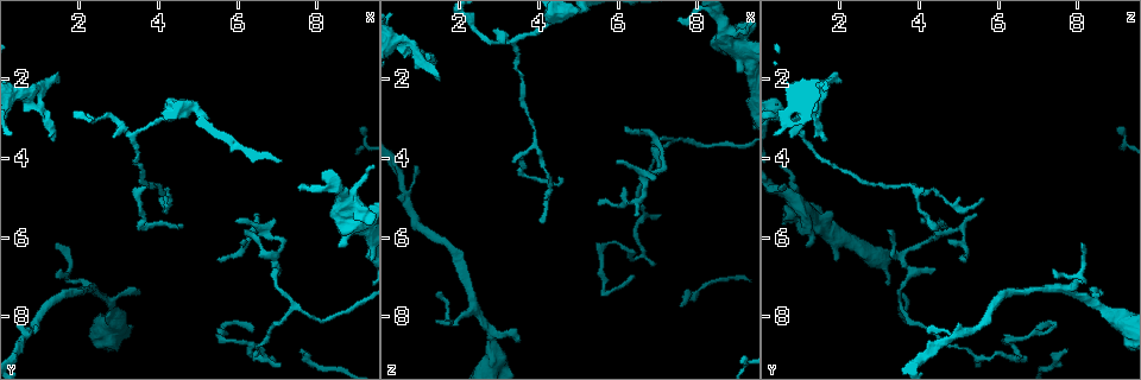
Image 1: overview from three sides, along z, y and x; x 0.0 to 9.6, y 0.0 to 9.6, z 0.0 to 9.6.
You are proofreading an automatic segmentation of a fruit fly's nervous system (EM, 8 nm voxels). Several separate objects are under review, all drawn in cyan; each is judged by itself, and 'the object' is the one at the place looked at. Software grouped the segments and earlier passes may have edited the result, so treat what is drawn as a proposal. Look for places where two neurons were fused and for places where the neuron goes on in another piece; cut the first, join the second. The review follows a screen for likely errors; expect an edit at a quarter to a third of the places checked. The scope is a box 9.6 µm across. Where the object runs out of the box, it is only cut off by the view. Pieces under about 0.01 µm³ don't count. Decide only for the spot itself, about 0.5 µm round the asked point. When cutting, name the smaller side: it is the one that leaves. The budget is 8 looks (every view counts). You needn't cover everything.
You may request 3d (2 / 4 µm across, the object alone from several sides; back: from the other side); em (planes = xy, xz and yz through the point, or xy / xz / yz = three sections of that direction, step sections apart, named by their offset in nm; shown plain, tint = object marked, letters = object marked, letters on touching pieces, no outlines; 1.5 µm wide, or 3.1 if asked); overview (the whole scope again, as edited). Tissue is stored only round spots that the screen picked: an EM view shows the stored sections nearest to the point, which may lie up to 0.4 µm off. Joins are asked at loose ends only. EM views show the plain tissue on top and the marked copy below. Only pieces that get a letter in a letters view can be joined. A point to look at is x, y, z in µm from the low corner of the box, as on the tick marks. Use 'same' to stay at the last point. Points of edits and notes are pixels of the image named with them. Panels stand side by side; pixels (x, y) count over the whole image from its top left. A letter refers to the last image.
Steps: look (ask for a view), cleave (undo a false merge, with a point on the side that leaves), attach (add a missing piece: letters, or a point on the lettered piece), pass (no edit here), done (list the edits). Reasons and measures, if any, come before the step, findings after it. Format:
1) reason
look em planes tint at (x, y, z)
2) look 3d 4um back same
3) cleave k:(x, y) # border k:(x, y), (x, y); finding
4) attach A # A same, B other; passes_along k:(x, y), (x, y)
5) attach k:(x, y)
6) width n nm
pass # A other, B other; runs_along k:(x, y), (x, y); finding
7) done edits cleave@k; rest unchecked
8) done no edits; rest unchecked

branch stops here
look em planes letters at (3.45, 7.45, 8.70)

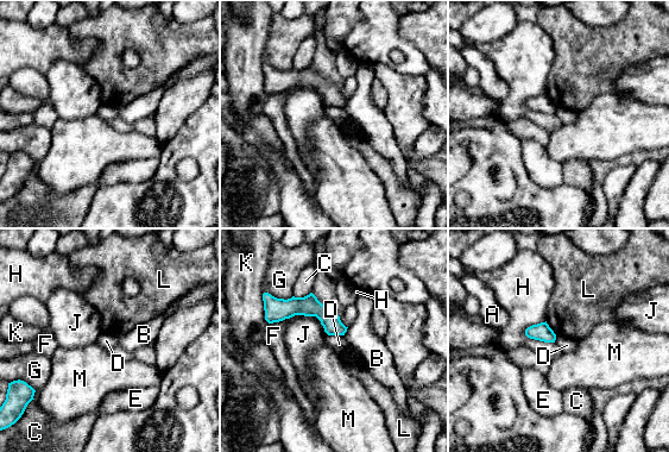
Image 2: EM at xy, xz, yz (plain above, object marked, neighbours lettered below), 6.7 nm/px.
longest_contact H 180 nm
pass # A other, B other, C other, D other, E other, F other, G other, H other, J other, K other, L other, M other; none of them fits

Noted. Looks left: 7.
look em yz step 8 letters at (4.00, 4.95, 5.65)

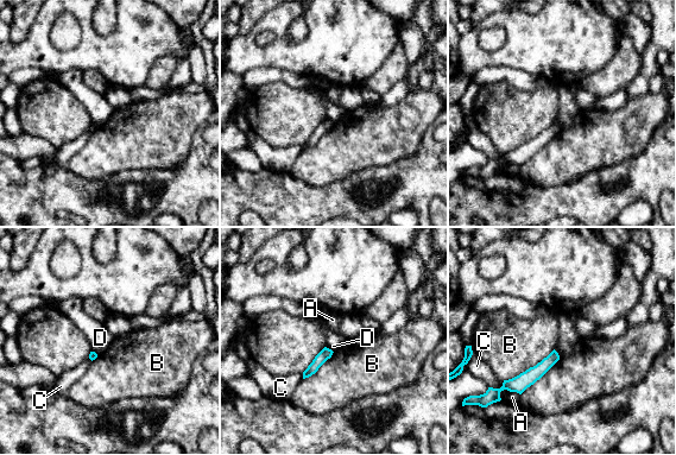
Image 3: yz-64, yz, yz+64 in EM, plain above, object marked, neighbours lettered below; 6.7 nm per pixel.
pass # A other, B other, C other, D other; border 3:(326, 346), (333, 352); no lettered piece goes on from it

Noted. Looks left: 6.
free end
look em planes letters at (1.50, 2.15, 2.05)

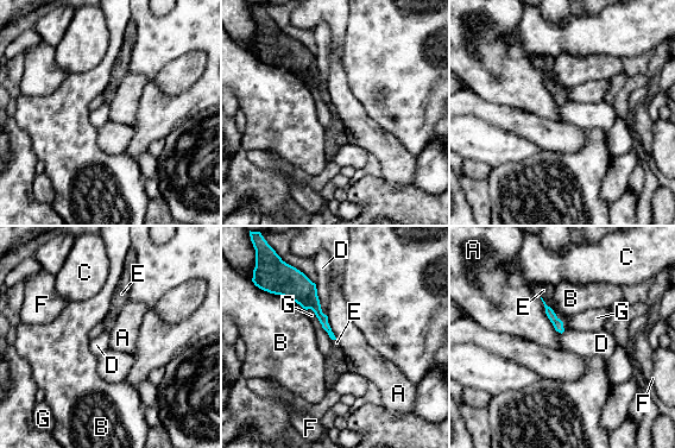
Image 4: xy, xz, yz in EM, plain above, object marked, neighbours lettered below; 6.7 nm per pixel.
attach E # A other, B other, C other, D other, E same, F other, G other; passes_along 4:(557, 323), (555, 314), (547, 291); it goes on there

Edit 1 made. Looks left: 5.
done edits attach@4; rest unchecked

